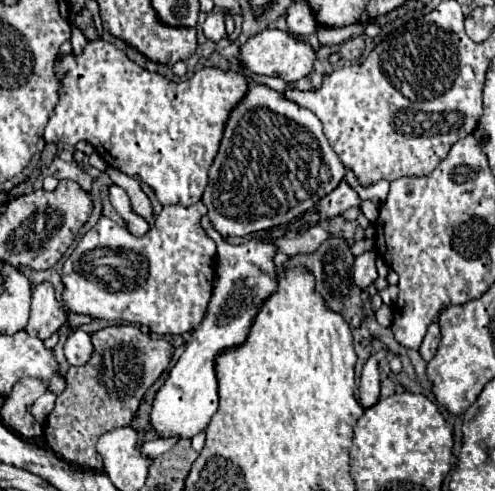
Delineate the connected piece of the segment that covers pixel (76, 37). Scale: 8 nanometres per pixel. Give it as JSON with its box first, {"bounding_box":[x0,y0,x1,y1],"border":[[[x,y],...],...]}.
{"bounding_box":[71,26,87,56],"border":[[[73,26],[71,44],[73,44],[73,54],[75,54],[75,56],[77,56],[77,54],[81,54],[81,52],[83,52],[83,48],[85,48],[85,44],[87,44],[87,38],[85,38],[85,36],[83,36],[83,32],[81,32],[79,28],[75,28],[75,26]]]}

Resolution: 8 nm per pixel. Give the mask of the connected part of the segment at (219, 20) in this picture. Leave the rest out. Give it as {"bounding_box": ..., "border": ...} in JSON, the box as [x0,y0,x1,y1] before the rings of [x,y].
{"bounding_box":[203,12,225,42],"border":[[[219,12],[207,14],[207,20],[203,22],[203,34],[205,34],[205,38],[211,40],[211,42],[219,42],[221,38],[225,38],[223,14],[219,14]]]}

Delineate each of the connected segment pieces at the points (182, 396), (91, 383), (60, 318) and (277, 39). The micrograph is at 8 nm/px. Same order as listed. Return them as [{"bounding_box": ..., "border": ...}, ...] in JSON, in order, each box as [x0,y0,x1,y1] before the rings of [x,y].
[{"bounding_box":[149,216,277,438],"border":[[[201,216],[201,228],[215,240],[217,244],[217,278],[213,298],[207,308],[207,316],[199,330],[193,330],[185,344],[185,352],[171,368],[165,384],[157,390],[151,412],[149,412],[149,426],[157,432],[159,438],[193,438],[195,434],[203,432],[217,412],[217,376],[215,376],[215,358],[221,350],[229,346],[239,346],[245,342],[249,326],[261,308],[261,302],[277,290],[277,274],[273,256],[277,250],[273,246],[265,246],[265,242],[257,242],[257,238],[249,240],[241,246],[229,246],[213,228],[211,220]]]},{"bounding_box":[43,326,175,470],"border":[[[107,326],[91,334],[95,352],[81,368],[69,368],[65,374],[65,390],[57,394],[55,408],[47,416],[43,430],[49,448],[67,462],[101,470],[101,458],[95,450],[99,436],[107,430],[127,426],[145,394],[145,390],[169,366],[175,348],[165,338],[151,338],[137,326]]]},{"bounding_box":[27,282,67,340],"border":[[[49,282],[37,284],[33,288],[27,334],[35,336],[39,340],[45,340],[65,324],[65,318],[67,318],[67,314],[63,310],[61,302],[55,298],[53,286]]]},{"bounding_box":[239,28,315,82],"border":[[[267,28],[251,36],[239,48],[239,64],[243,64],[249,72],[261,74],[261,76],[277,76],[285,82],[297,82],[305,78],[313,70],[313,62],[315,62],[315,50],[305,40],[295,40],[293,36],[281,30]]]}]

